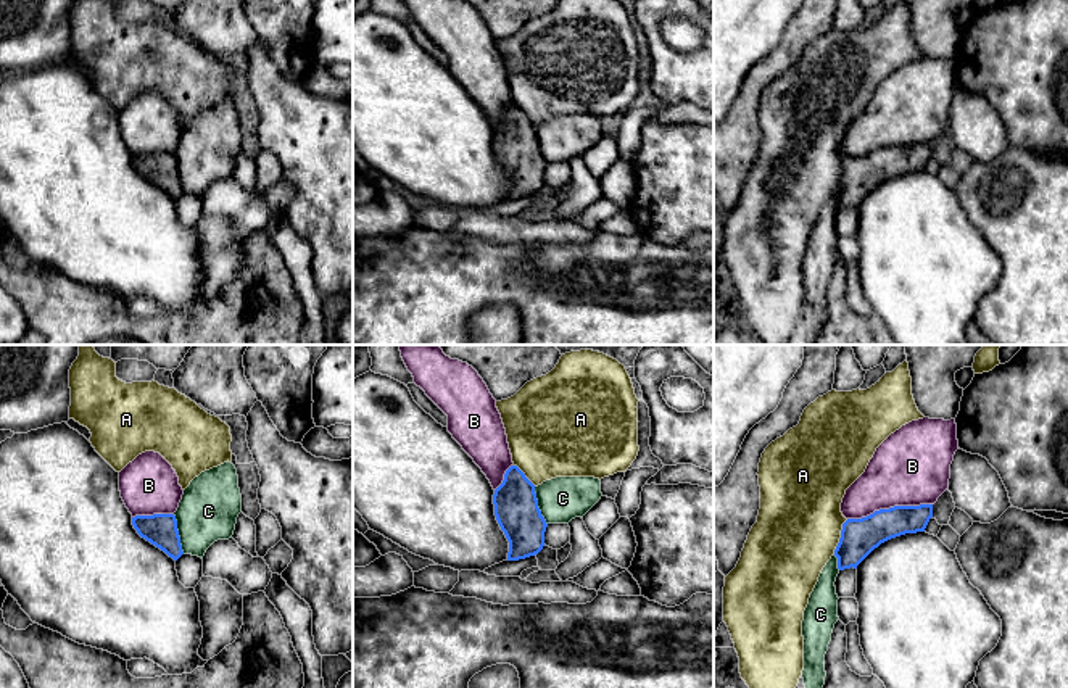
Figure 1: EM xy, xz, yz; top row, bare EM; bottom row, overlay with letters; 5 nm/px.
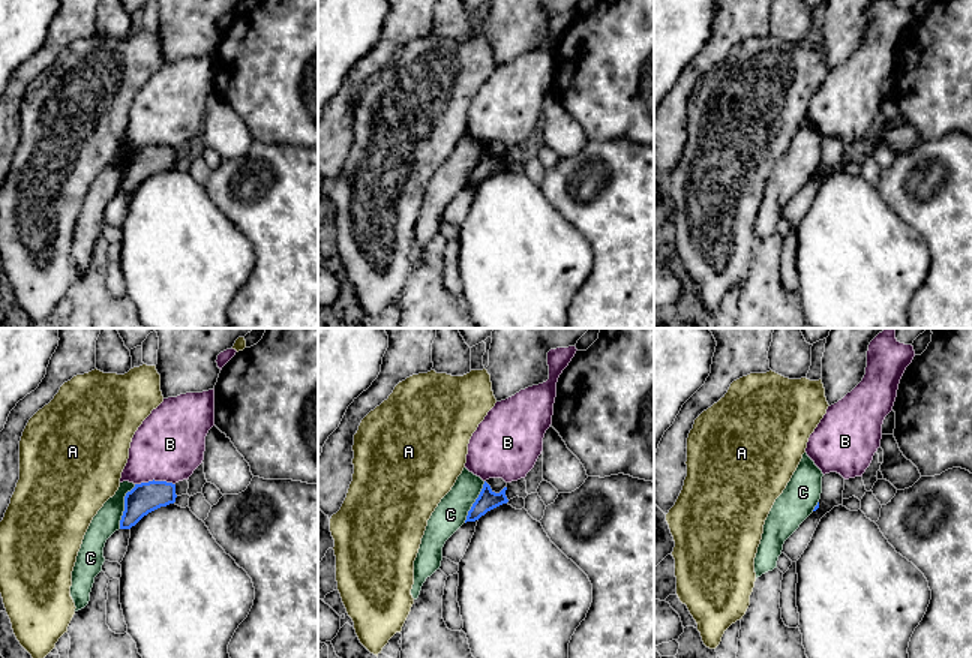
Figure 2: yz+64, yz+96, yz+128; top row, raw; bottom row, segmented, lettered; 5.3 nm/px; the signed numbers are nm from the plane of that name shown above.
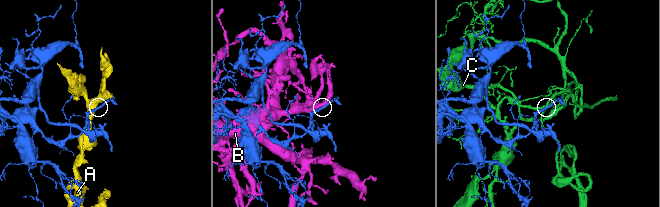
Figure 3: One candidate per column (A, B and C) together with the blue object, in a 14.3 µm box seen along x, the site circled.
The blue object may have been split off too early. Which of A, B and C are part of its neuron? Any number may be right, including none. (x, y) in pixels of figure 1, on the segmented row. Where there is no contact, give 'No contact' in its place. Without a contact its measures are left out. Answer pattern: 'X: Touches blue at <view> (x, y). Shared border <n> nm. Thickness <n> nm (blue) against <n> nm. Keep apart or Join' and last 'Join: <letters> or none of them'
A: Touches blue at yz (841, 537). Shared border 190 nm. Thickness 190 nm (blue) against 420 nm. Keep apart
B: Touches blue at yz (890, 508). Shared border 440 nm. Thickness 190 nm (blue) against 380 nm. Keep apart
C: Touches blue at xy (178, 534). Shared border 200 nm. Thickness 160 nm (blue) against 300 nm. Join
Join: C

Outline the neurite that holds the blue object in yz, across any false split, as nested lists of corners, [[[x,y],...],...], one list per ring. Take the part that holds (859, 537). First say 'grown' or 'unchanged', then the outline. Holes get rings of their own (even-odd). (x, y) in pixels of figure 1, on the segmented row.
grown; [[[933,504],[894,506],[880,509],[862,519],[847,519],[834,554],[823,567],[804,611],[804,670],[805,688],[823,688],[825,654],[838,622],[836,577],[844,569],[857,566],[881,543],[905,535],[925,532],[933,517]]]

